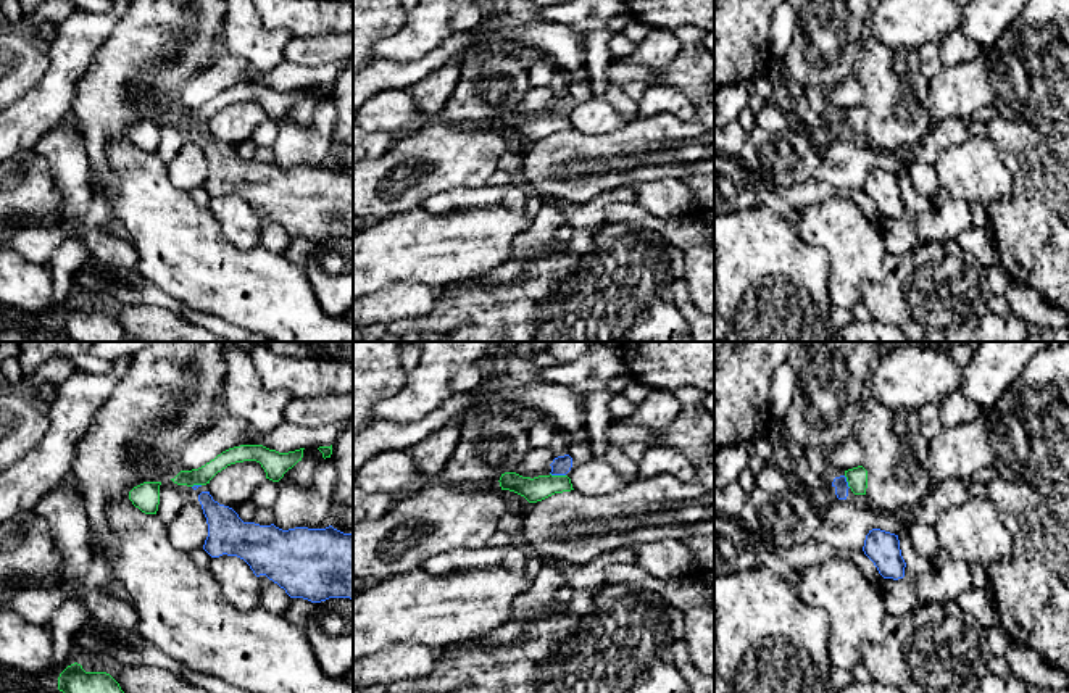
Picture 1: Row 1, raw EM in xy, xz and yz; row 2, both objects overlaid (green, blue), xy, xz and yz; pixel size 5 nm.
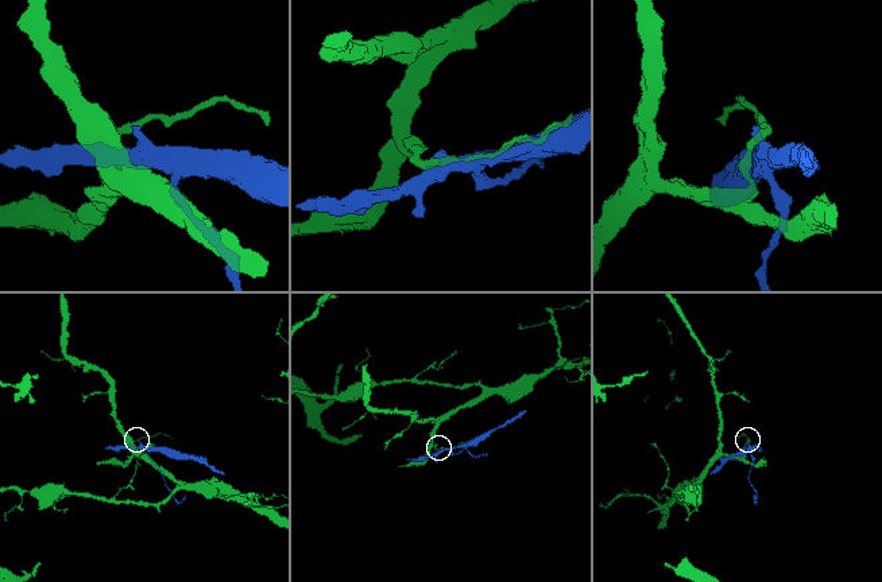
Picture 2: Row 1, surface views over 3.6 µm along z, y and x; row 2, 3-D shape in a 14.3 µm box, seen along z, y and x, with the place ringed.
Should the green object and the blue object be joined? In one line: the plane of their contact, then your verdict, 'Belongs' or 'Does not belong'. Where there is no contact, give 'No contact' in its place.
Touches green in xz. Does not belong

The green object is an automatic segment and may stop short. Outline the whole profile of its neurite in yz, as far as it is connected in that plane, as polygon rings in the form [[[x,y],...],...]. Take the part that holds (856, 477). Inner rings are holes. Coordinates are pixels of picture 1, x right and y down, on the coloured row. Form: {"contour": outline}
{"contour": [[[863,466],[845,471],[845,477],[855,495],[866,495],[867,471]]]}

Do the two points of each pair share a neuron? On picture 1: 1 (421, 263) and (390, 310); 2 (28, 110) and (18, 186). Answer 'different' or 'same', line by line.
1: different
2: different

